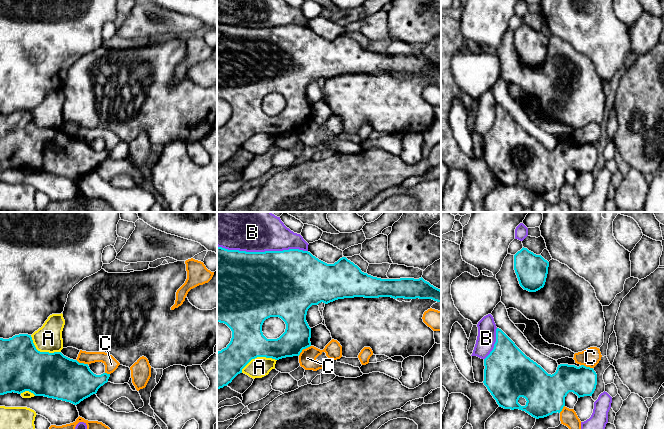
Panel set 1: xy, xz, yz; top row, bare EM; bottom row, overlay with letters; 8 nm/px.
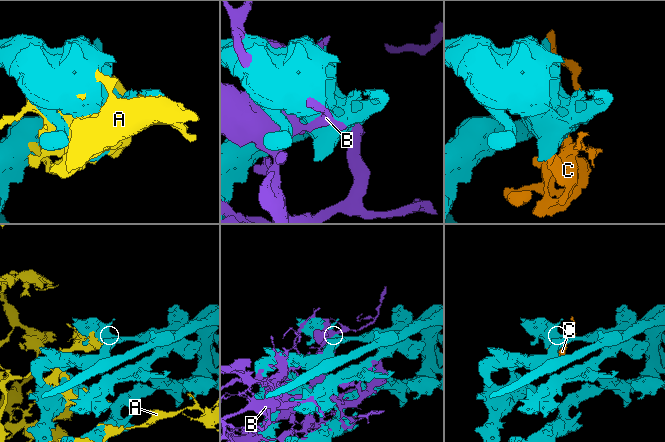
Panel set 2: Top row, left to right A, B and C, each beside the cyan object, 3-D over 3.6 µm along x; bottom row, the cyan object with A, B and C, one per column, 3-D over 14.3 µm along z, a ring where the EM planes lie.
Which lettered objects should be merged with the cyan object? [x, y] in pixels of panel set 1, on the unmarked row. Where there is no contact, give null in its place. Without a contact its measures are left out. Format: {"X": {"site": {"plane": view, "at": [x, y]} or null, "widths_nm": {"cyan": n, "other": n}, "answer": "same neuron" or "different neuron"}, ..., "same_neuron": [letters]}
{"A": {"site": {"plane": "xy", "at": [42, 128]}, "widths_nm": {"cyan": 360, "other": 220}, "answer": "different neuron"}, "B": {"site": {"plane": "xz", "at": [262, 28]}, "widths_nm": {"cyan": 500, "other": 220}, "answer": "different neuron"}, "C": {"site": {"plane": "xz", "at": [303, 124]}, "widths_nm": {"cyan": 220, "other": 140}, "answer": "different neuron"}, "same_neuron": []}

